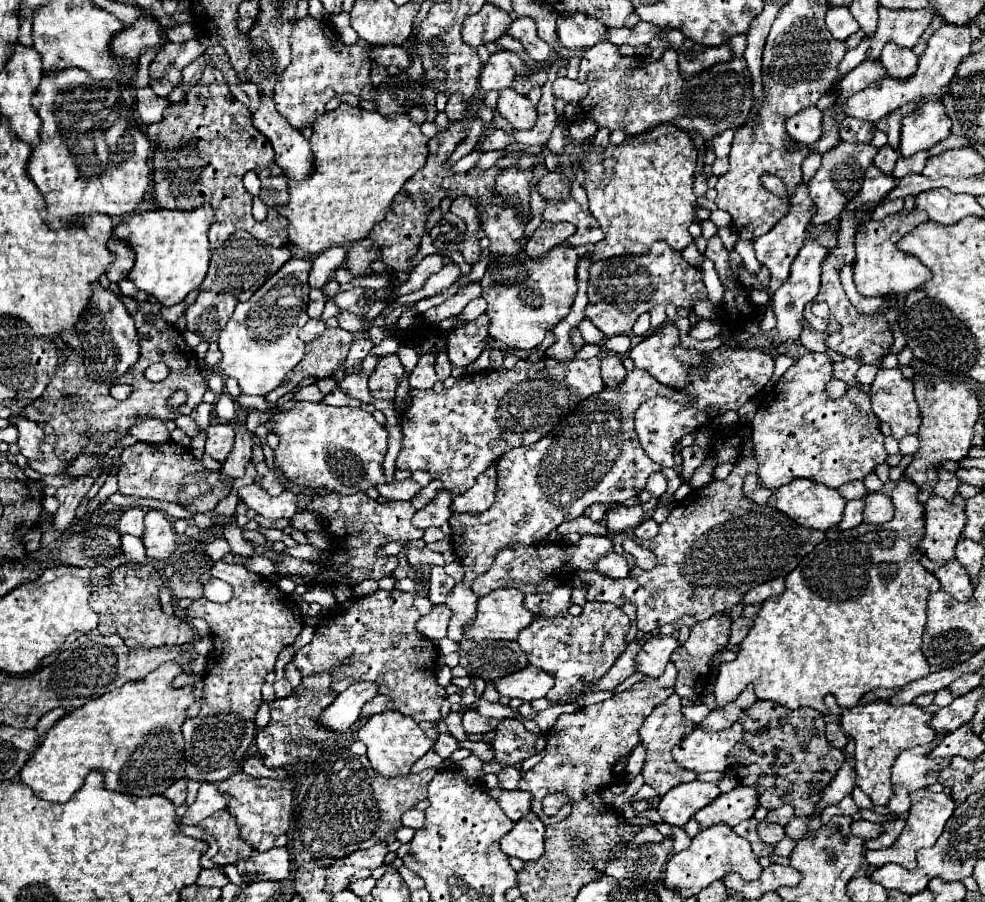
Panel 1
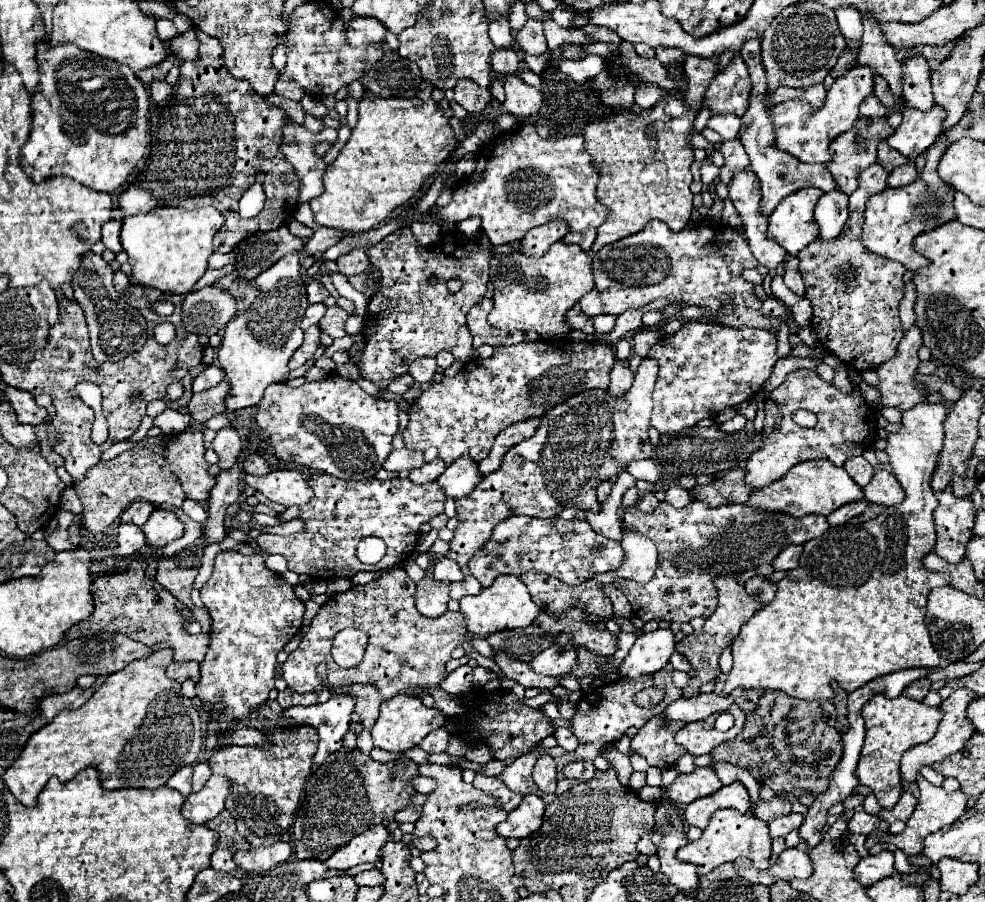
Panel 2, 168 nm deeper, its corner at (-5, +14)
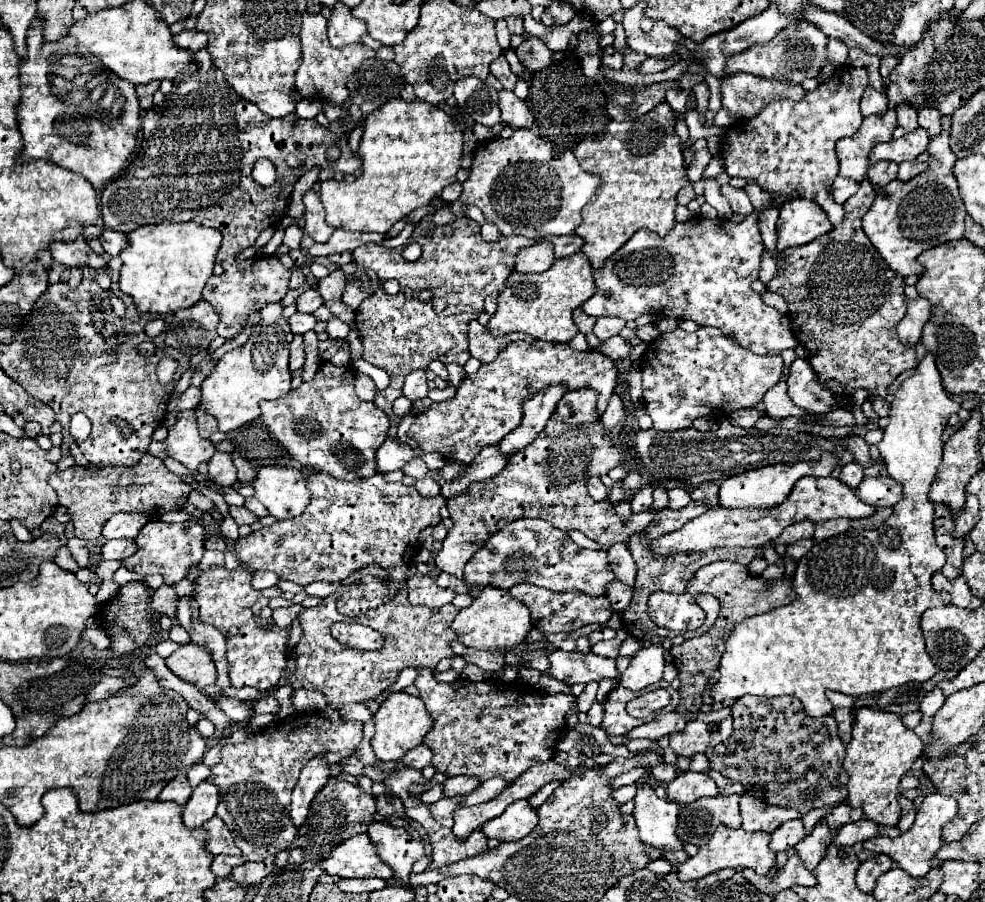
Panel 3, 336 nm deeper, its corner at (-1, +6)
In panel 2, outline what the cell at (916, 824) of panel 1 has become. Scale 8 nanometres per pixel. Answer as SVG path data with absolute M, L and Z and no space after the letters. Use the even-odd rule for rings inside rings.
M923 776L917 778L917 786L919 786L917 808L915 808L915 812L911 814L911 818L907 820L905 830L899 832L899 834L891 834L891 832L873 832L873 834L867 836L867 844L865 844L867 848L871 848L871 846L877 844L877 842L885 842L885 844L889 844L889 846L895 846L895 848L903 850L907 856L921 854L925 836L931 834L931 832L941 830L943 826L951 826L951 824L953 824L953 822L965 812L965 808L967 808L967 806L965 806L967 800L965 800L965 796L963 796L961 790L955 790L955 792L949 794L949 792L945 792L941 786L933 786L933 784L929 784Z

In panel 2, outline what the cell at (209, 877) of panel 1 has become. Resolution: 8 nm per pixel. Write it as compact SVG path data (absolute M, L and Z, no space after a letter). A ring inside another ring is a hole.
M217 850L213 856L211 856L211 868L213 870L223 870L223 872L235 872L237 870L237 864L233 862L233 854L237 850Z

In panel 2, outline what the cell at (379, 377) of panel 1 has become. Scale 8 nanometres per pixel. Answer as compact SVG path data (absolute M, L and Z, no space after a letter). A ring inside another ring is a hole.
M401 374L401 376L395 376L395 378L389 382L387 390L389 390L389 392L395 392L395 394L405 394L411 384L413 384L411 376L409 376L409 374Z

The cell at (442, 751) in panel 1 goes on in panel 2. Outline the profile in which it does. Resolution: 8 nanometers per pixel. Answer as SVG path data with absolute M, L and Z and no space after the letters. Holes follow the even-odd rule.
M437 728L435 732L429 732L429 736L423 738L423 742L419 744L419 748L423 748L429 754L439 754L445 752L449 746L449 734L443 728Z

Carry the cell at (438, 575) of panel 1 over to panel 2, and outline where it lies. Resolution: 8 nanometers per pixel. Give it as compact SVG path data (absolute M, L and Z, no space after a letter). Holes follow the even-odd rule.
M441 558L441 560L435 564L435 568L433 568L433 578L439 580L439 582L453 584L453 582L463 580L463 572L461 572L459 564L455 564L453 560Z

